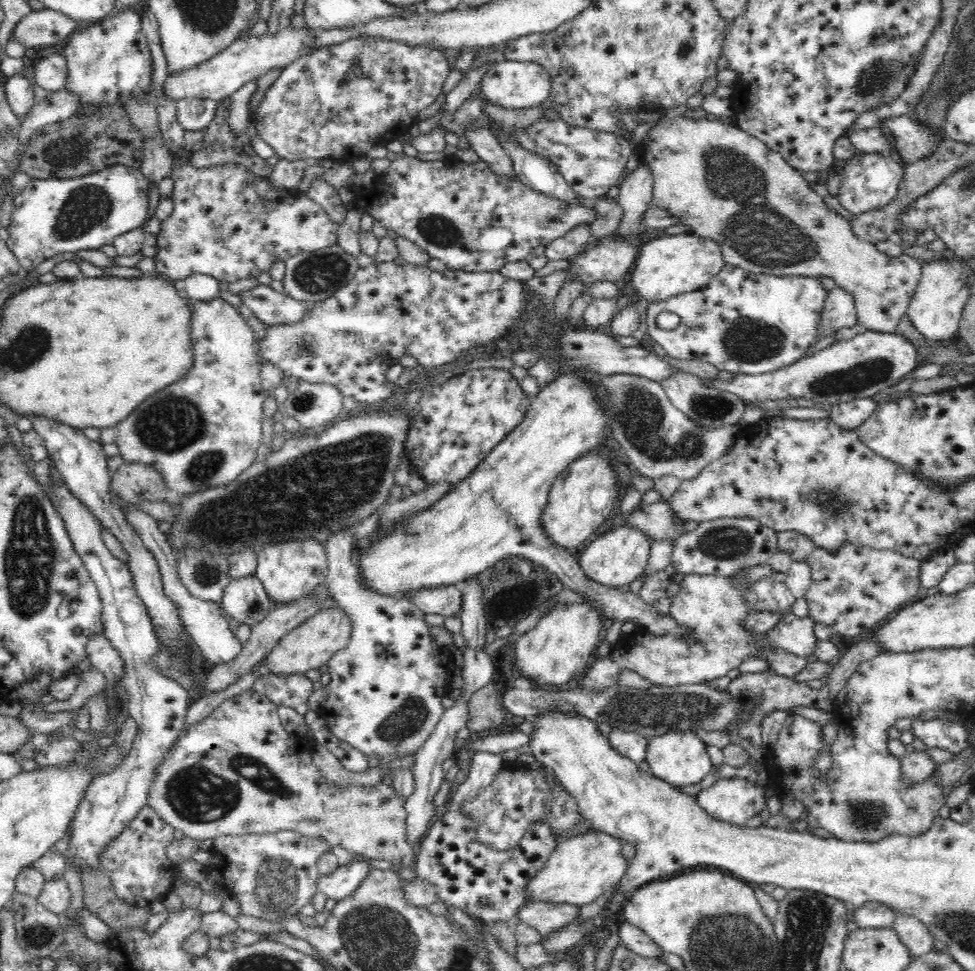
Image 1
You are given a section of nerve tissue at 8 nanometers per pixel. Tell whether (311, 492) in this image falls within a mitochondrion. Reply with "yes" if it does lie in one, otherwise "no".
yes

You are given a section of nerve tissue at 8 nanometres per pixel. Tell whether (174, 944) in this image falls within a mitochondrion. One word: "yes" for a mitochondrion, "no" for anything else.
no

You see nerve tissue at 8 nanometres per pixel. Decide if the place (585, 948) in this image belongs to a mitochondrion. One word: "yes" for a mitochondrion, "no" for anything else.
no

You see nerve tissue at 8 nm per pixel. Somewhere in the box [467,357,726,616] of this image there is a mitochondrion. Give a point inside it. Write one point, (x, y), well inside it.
(642, 416)

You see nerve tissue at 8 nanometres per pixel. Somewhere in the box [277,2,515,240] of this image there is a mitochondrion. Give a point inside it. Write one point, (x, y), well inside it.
(367, 63)

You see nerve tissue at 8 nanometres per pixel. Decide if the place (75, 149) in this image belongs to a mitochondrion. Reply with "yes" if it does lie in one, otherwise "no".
yes

